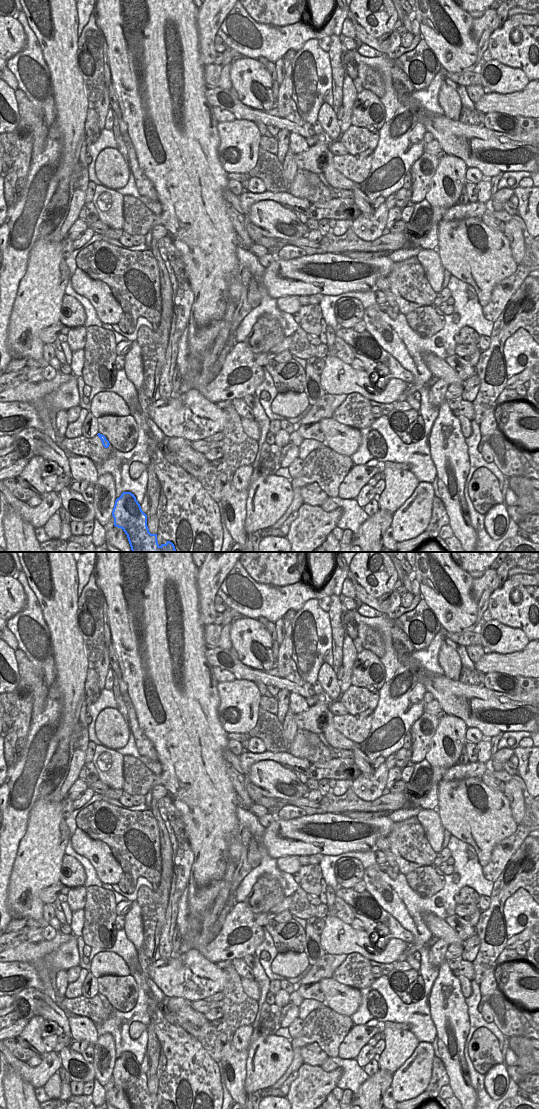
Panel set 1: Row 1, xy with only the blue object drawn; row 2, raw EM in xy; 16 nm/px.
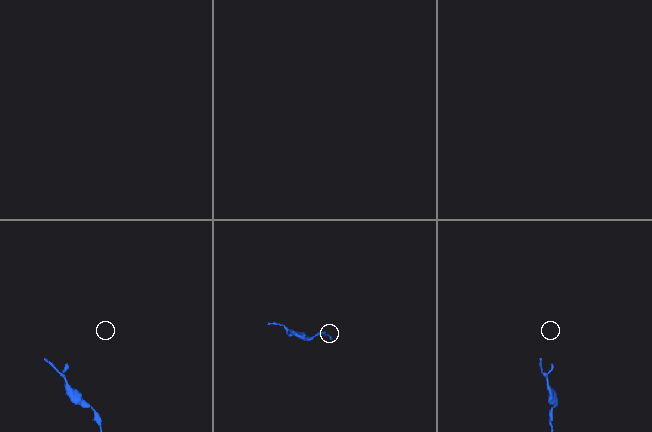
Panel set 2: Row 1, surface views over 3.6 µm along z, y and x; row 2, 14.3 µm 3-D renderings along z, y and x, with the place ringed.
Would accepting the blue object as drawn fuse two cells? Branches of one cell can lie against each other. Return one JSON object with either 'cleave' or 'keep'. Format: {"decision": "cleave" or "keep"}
{"decision": "keep"}

